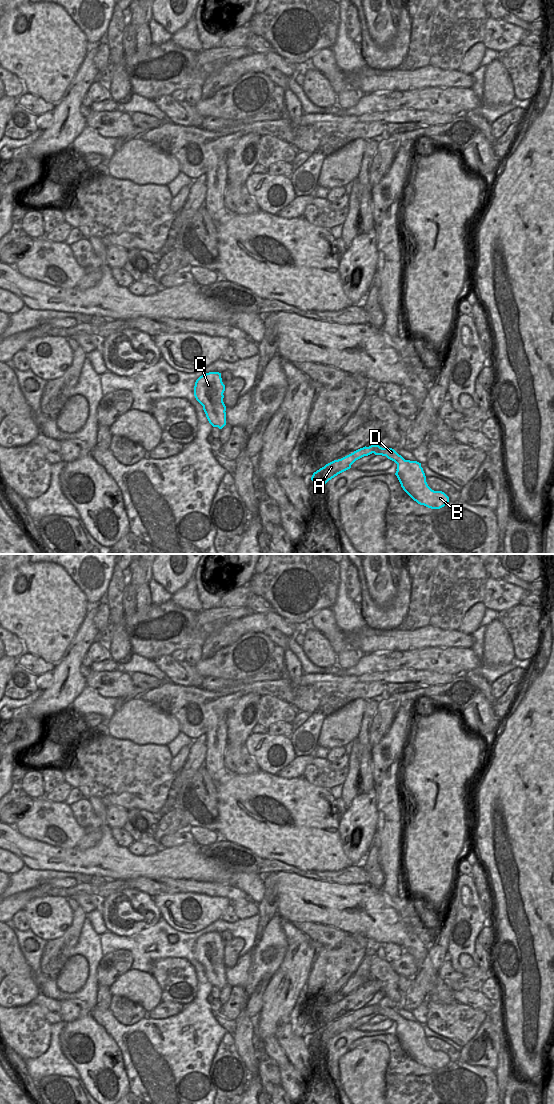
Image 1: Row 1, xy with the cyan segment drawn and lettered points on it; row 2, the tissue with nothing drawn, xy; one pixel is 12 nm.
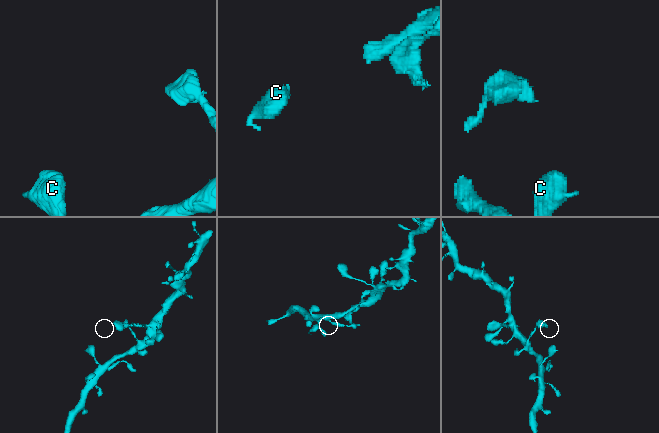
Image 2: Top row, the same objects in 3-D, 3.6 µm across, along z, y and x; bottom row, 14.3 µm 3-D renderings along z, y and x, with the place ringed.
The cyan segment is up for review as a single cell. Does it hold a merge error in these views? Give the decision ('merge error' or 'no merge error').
no merge error

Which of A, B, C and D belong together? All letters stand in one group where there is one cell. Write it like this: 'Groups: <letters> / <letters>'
Groups: A B C D.

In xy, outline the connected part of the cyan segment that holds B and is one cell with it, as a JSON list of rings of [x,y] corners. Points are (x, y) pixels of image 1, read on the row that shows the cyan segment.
[[[377,445],[360,448],[353,453],[334,460],[313,473],[311,480],[324,486],[329,480],[338,474],[351,468],[351,465],[358,459],[374,453],[375,455],[386,456],[397,464],[397,476],[403,490],[418,504],[431,509],[440,509],[449,502],[449,497],[442,491],[432,490],[427,482],[426,476],[417,461],[405,460],[392,448],[382,448]]]

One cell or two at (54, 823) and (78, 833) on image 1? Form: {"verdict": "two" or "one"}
{"verdict": "one"}

